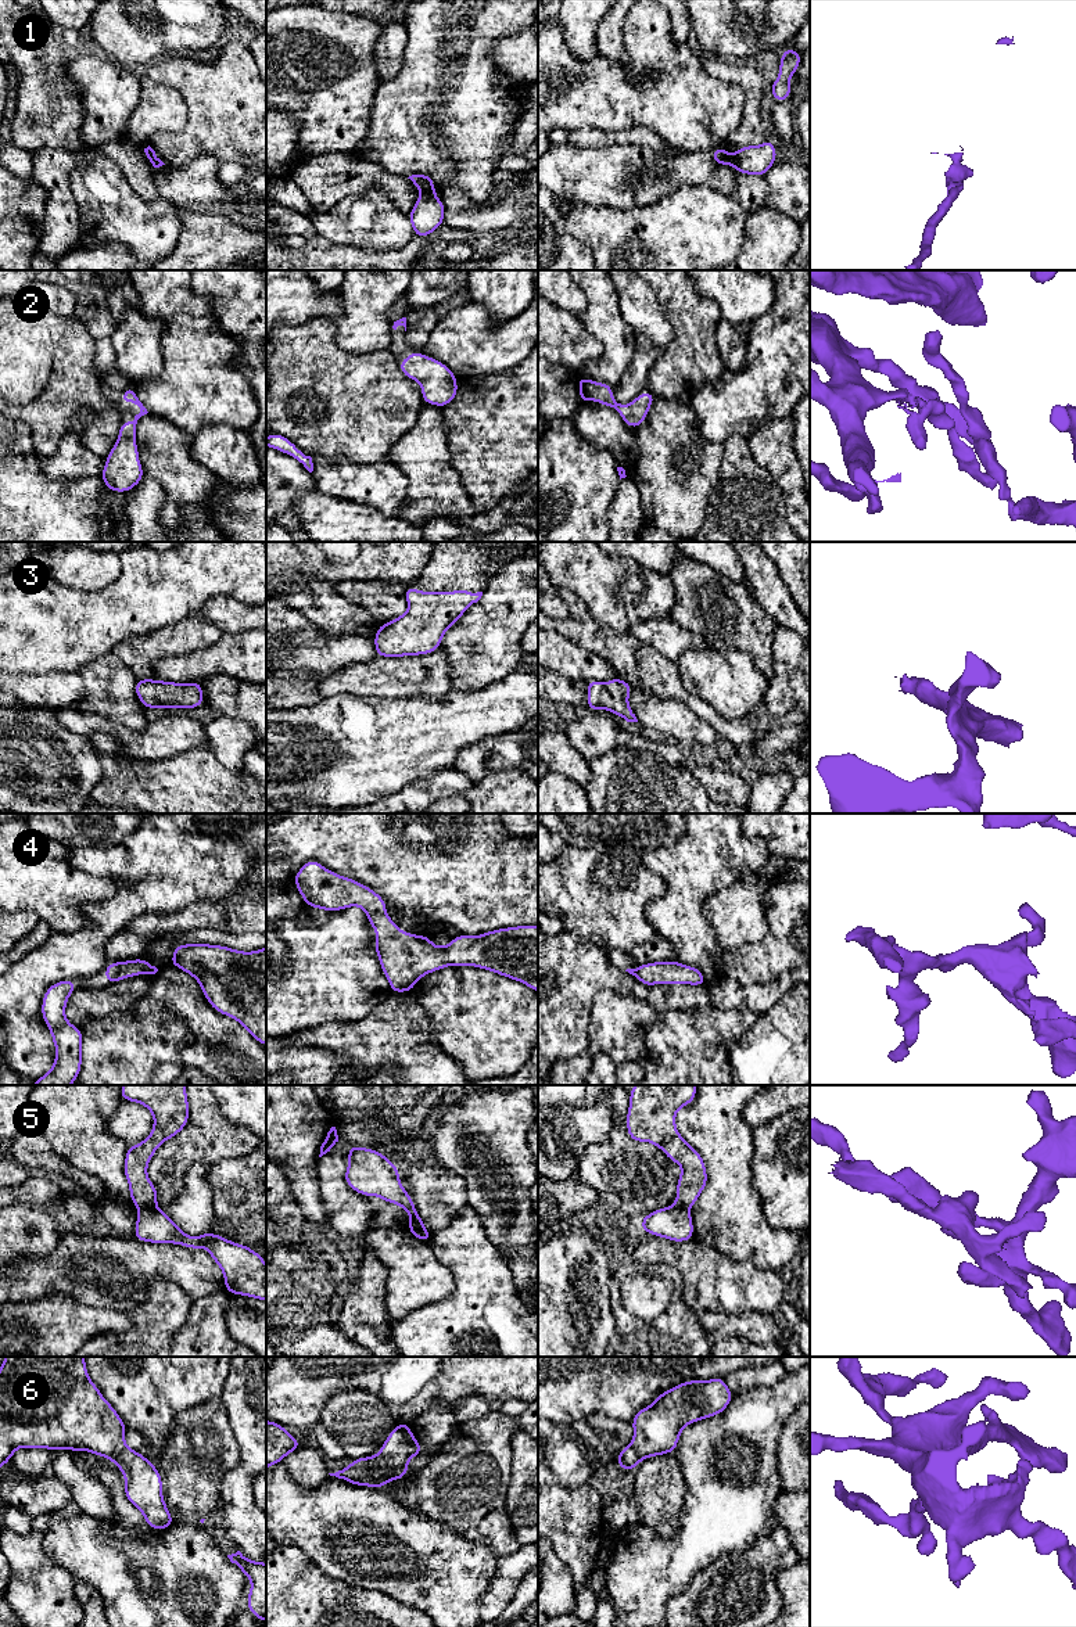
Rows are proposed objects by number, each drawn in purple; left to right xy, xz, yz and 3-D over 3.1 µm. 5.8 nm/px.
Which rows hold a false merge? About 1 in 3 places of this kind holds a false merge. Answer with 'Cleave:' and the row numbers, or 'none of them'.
Cleave: 1, 5

